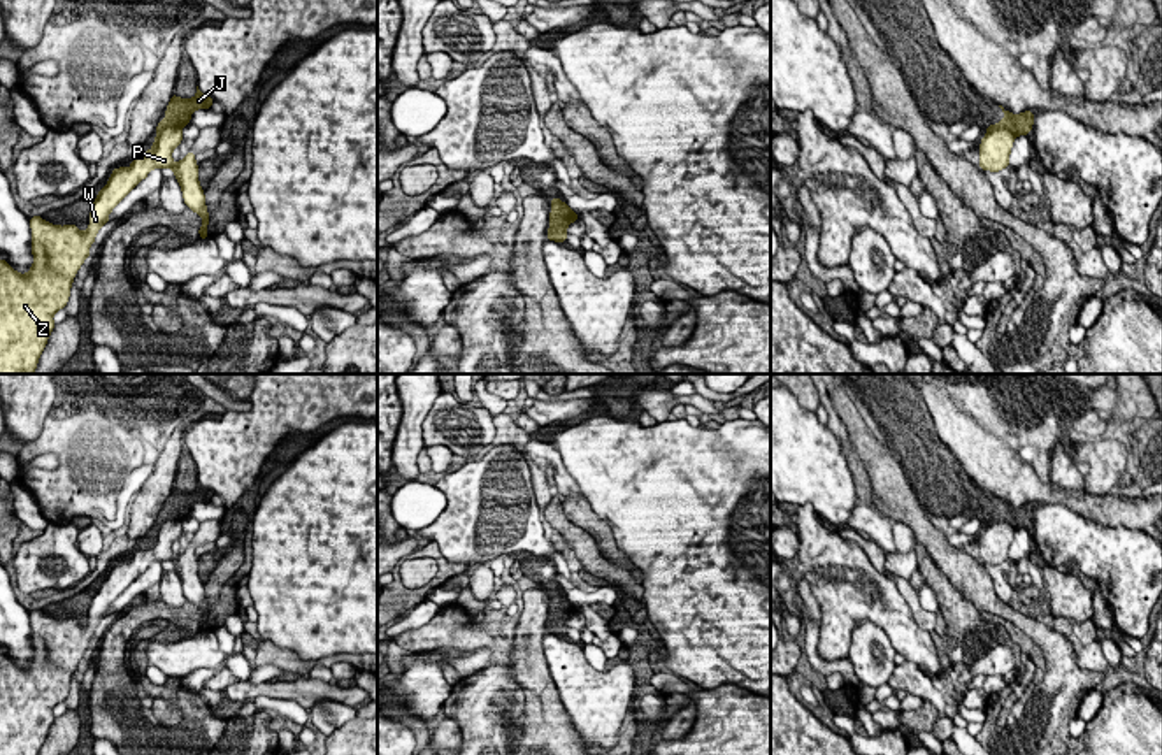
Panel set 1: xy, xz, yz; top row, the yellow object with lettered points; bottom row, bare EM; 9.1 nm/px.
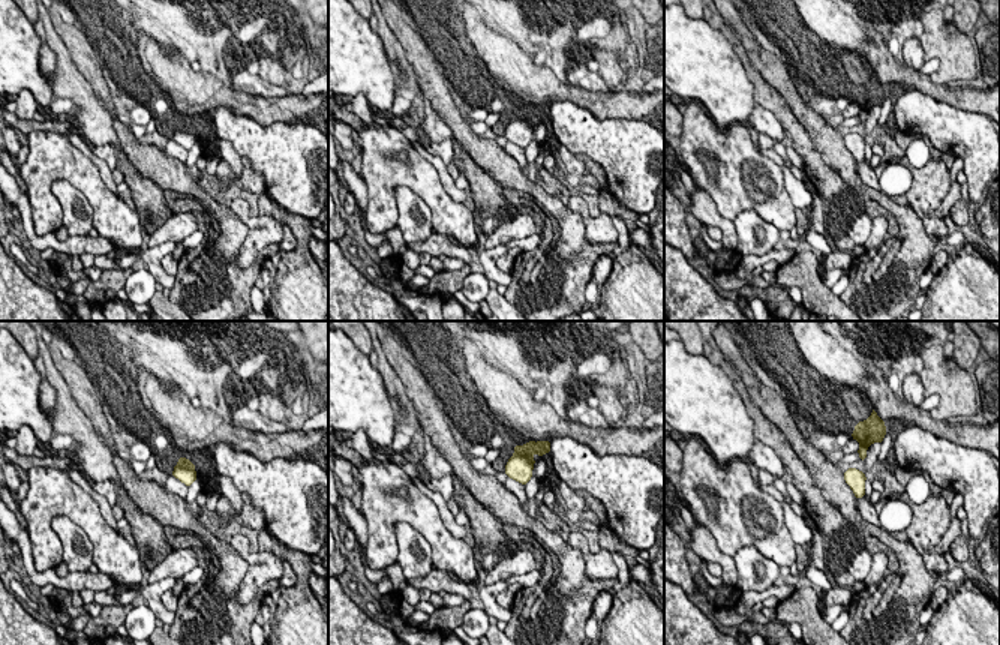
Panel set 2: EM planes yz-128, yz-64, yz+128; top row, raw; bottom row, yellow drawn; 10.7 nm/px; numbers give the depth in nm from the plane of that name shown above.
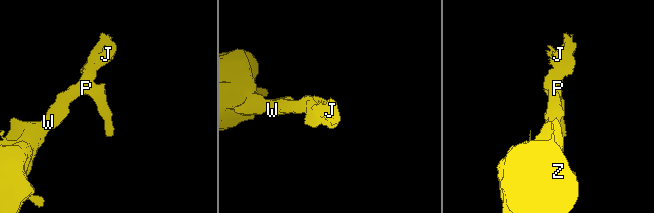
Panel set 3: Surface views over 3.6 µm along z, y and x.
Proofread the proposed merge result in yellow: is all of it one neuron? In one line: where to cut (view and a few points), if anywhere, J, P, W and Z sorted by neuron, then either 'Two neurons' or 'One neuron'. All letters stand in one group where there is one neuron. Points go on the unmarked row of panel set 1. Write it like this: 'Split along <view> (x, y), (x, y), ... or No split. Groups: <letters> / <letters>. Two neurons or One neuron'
Split along xy (179, 520), (165, 520), (157, 527). Groups: J / P W Z. Two neurons

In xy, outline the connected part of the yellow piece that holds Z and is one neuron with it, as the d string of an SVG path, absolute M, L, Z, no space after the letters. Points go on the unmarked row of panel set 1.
M167 520L156 527L153 541L132 553L128 562L114 562L93 595L86 625L75 618L47 616L40 609L30 611L32 662L19 667L7 653L0 653L0 755L39 755L54 722L53 709L65 702L74 671L91 648L95 629L111 615L111 604L153 562L174 564L186 600L204 613L198 632L207 632L209 606L195 546L190 544L177 557L172 553L172 544L181 534L181 521Z

